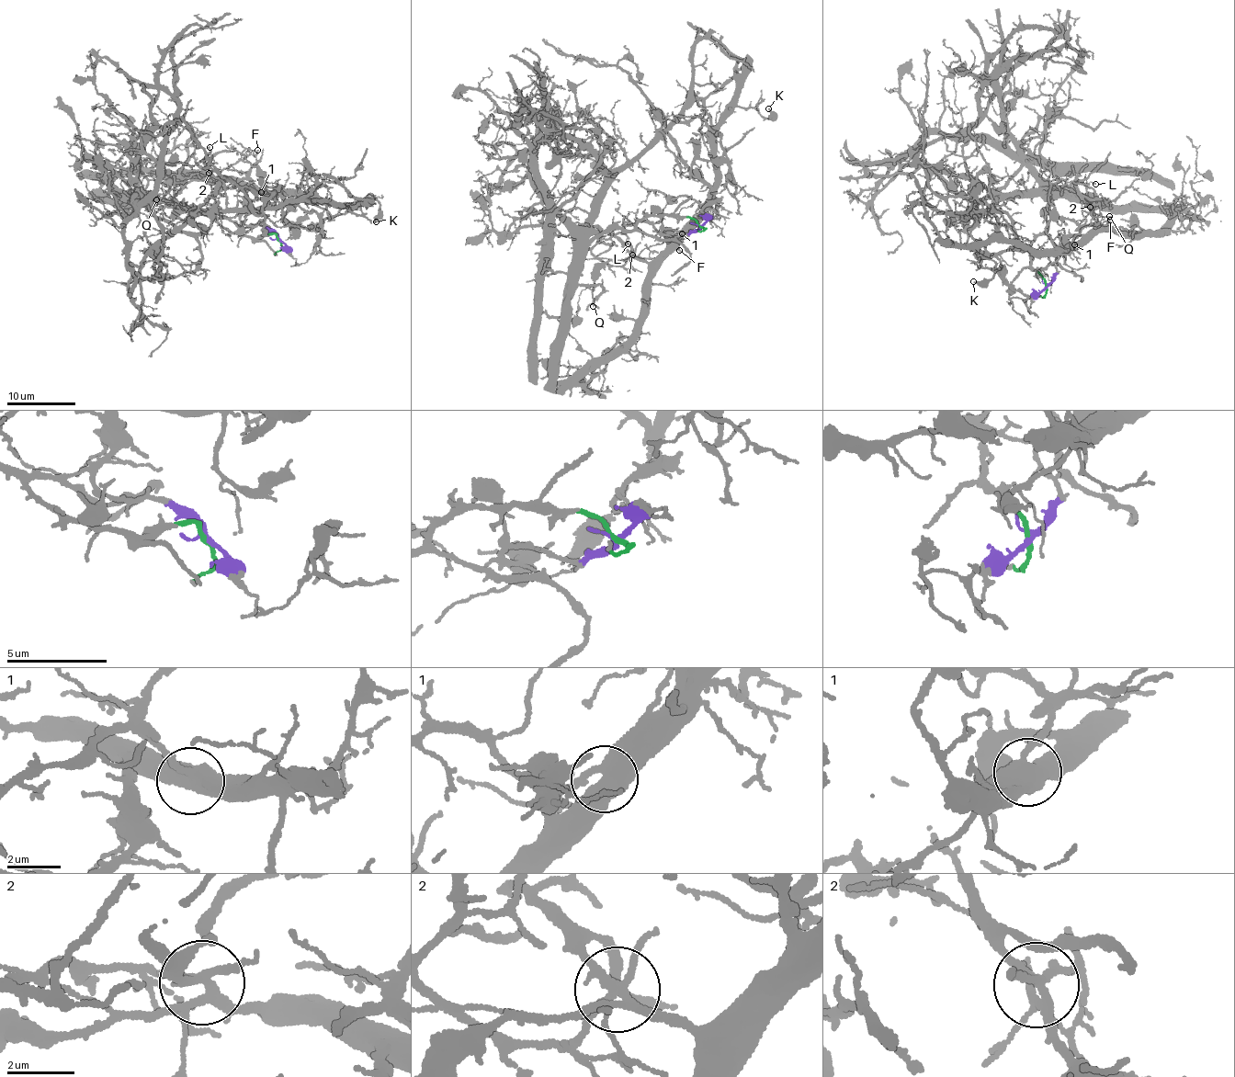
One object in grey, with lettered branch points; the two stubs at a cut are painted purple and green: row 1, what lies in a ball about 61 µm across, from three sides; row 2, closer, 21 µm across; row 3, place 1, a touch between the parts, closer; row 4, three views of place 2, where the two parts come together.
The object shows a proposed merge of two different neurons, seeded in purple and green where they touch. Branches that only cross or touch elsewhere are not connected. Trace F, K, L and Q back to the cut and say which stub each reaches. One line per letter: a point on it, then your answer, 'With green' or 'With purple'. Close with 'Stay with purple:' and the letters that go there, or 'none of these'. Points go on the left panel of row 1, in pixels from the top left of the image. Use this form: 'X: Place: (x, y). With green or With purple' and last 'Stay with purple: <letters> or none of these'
F: Place: (257, 150). With green
K: Place: (376, 221). With purple
L: Place: (209, 147). With purple
Q: Place: (156, 199). With green
Stay with purple: K, L

